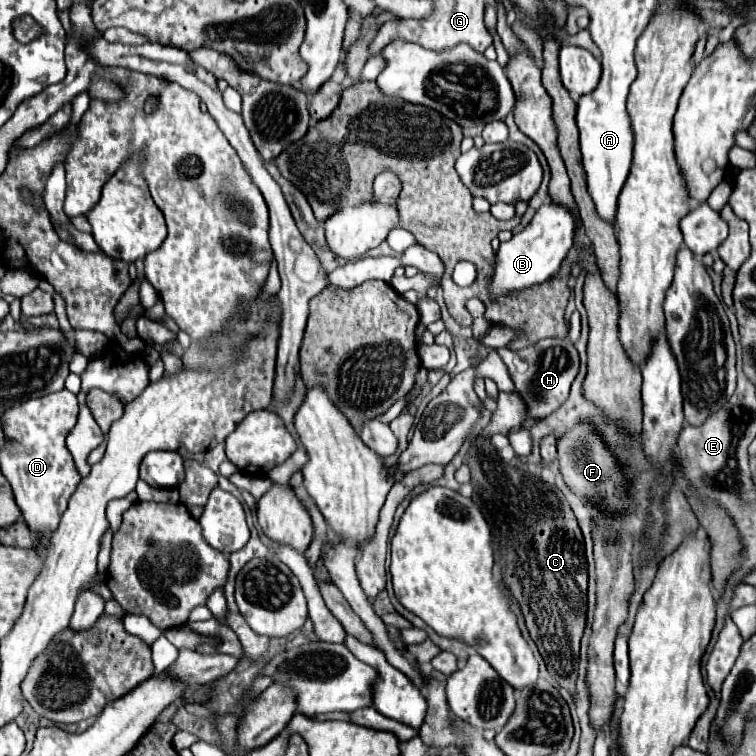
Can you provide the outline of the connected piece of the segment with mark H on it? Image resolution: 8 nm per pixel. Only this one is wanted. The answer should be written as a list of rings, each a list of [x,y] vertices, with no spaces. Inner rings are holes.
[[[570,338],[540,340],[538,344],[534,344],[530,348],[516,350],[516,352],[512,352],[508,348],[500,348],[498,354],[516,384],[516,392],[522,394],[526,404],[530,404],[532,418],[546,418],[568,398],[570,384],[576,378],[578,368],[580,368],[578,352],[576,352]],[[546,352],[550,352],[550,354],[546,354]]]

